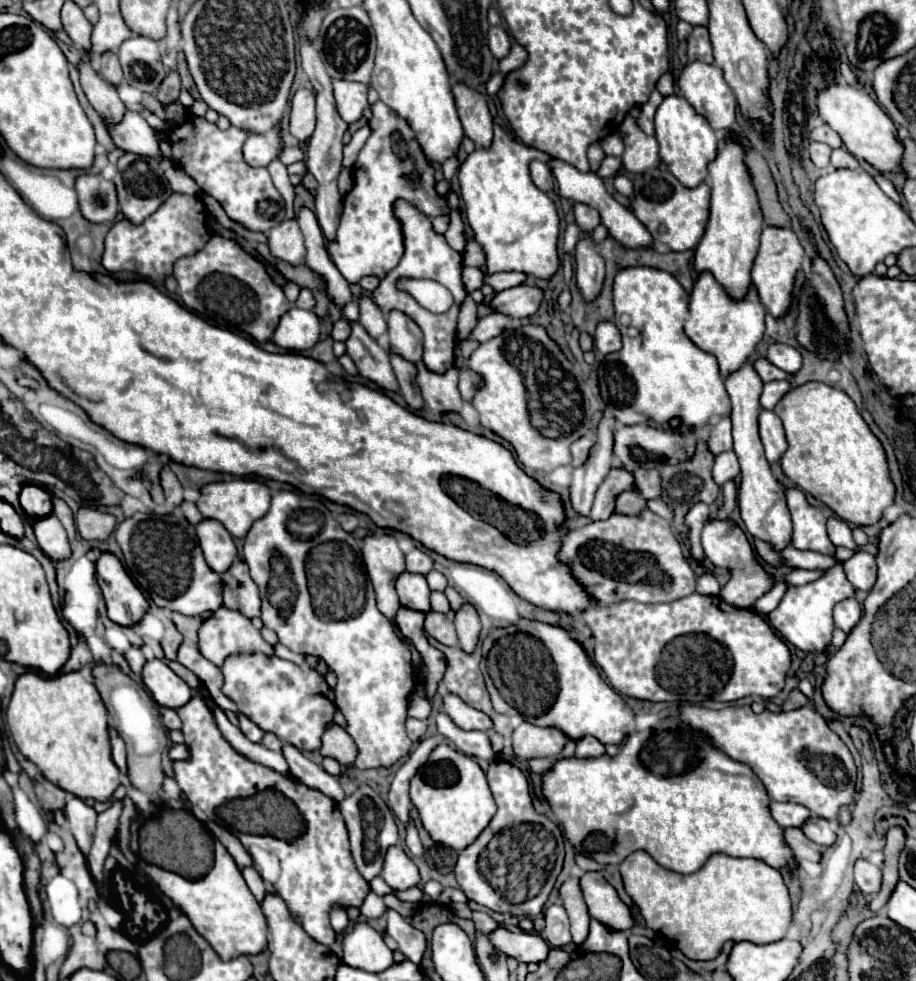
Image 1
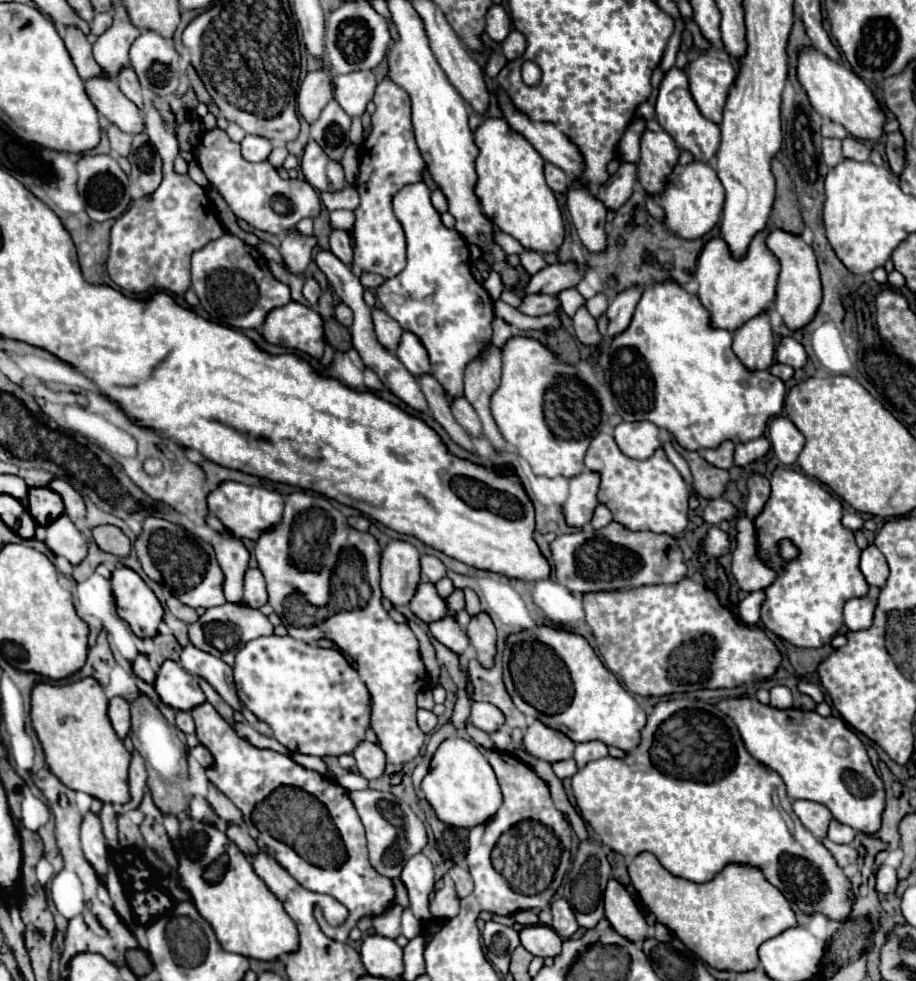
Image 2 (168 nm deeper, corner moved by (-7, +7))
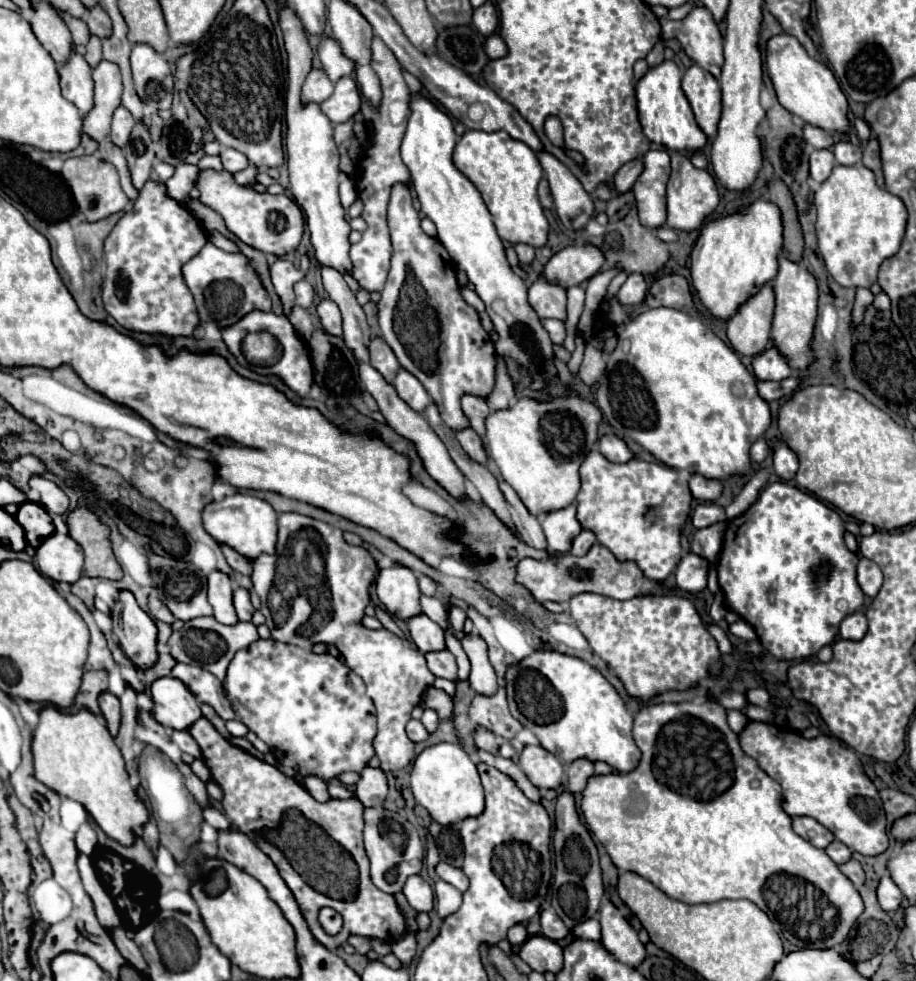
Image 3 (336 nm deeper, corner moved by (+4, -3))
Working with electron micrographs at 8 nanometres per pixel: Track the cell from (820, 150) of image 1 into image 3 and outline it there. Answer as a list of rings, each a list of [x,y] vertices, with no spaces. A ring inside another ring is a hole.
[[[813,150],[811,158],[809,158],[809,176],[815,182],[825,182],[831,174],[835,166],[835,156],[831,154],[831,150]]]

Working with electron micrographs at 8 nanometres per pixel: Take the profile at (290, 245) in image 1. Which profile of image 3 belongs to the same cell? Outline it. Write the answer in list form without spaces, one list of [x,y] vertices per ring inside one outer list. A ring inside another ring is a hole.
[[[279,258],[273,266],[271,266],[271,280],[273,280],[273,286],[275,286],[275,292],[277,296],[281,298],[283,302],[283,314],[289,316],[291,314],[291,308],[295,304],[295,292],[293,292],[293,284],[297,280],[303,280],[303,272],[297,270],[289,260],[283,260]]]

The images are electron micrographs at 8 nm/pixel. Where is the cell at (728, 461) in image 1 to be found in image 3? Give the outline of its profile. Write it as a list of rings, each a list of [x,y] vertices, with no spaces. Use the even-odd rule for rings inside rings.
[[[759,438],[753,446],[751,446],[751,460],[753,462],[763,462],[769,454],[769,444],[765,442],[765,438]]]

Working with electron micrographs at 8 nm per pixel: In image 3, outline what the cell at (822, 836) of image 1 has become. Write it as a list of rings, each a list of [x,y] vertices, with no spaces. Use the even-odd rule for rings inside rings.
[[[839,840],[831,842],[831,846],[827,846],[825,852],[827,852],[827,856],[829,856],[835,864],[845,864],[845,862],[851,860],[851,850],[849,850],[843,842],[839,842]]]

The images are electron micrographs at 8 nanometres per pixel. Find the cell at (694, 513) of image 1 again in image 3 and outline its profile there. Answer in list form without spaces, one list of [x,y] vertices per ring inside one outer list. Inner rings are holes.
[[[719,522],[719,524],[713,524],[713,526],[707,526],[707,528],[701,528],[697,530],[693,542],[691,542],[691,550],[699,556],[703,556],[709,566],[713,566],[719,550],[721,550],[721,544],[723,544],[723,530],[725,530],[725,522]]]

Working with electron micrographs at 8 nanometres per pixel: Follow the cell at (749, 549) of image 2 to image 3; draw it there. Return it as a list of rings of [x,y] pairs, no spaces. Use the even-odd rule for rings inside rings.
[[[719,592],[719,594],[715,596],[711,608],[709,608],[709,616],[711,616],[713,622],[719,622],[725,614],[727,614],[727,608],[725,608],[725,604],[723,604],[723,594]]]

